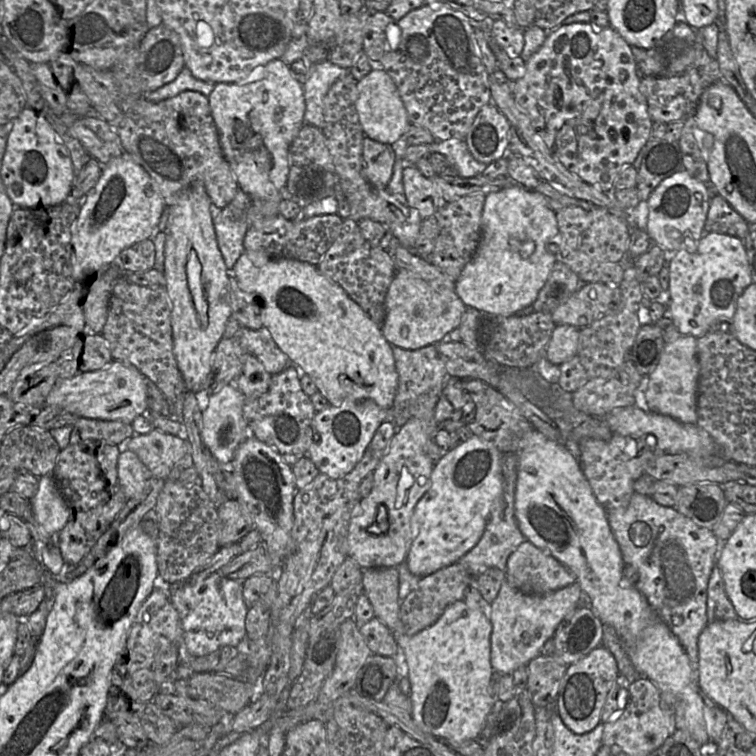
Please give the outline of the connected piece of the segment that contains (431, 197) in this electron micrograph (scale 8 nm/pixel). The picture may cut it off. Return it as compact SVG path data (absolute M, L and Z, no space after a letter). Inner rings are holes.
M406 165L402 179L406 204L416 209L423 220L435 215L444 204L432 180L425 177L416 165Z

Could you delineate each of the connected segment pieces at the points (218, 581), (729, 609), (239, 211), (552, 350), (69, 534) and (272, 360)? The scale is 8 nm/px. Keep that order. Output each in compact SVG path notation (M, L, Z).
M217 572L202 580L188 580L178 585L165 586L175 607L181 627L181 649L184 657L206 656L223 646L236 647L245 637L247 606L242 596L242 582L228 579Z
M716 563L708 582L707 617L709 622L738 619L736 611L726 594L721 571Z
M238 188L233 200L223 209L213 212L213 226L218 248L228 270L245 251L243 241L248 229L246 215L251 205L248 194Z
M558 324L545 349L545 357L553 364L560 366L563 362L577 355L579 328Z
M72 518L57 534L56 538L61 556L67 565L76 565L91 547L83 528Z
M240 327L234 337L238 339L247 353L254 355L262 363L270 375L294 366L294 363L280 350L265 327L257 330Z

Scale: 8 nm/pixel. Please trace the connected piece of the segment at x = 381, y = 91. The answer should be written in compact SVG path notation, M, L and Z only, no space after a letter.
M372 69L357 82L356 110L366 137L392 145L408 129L408 114L398 89L383 69Z

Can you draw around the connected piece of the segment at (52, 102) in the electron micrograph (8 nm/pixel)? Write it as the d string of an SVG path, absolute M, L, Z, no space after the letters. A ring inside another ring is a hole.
M30 63L30 65L38 82L40 94L53 112L61 117L64 112L68 111L67 92L55 80L49 64Z

